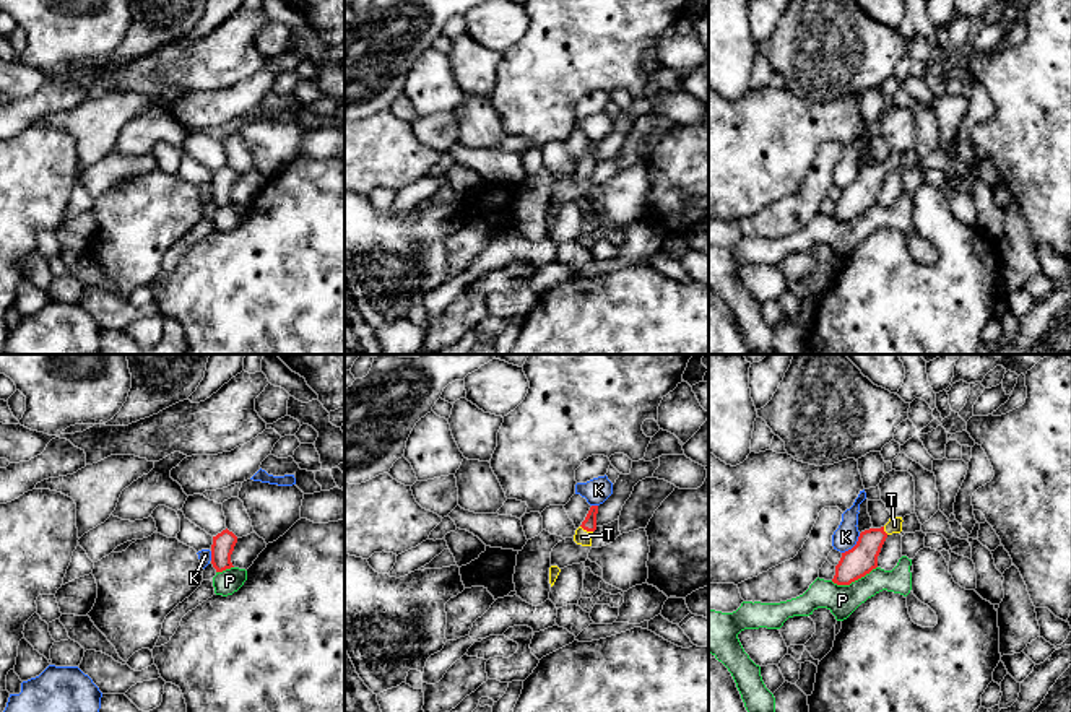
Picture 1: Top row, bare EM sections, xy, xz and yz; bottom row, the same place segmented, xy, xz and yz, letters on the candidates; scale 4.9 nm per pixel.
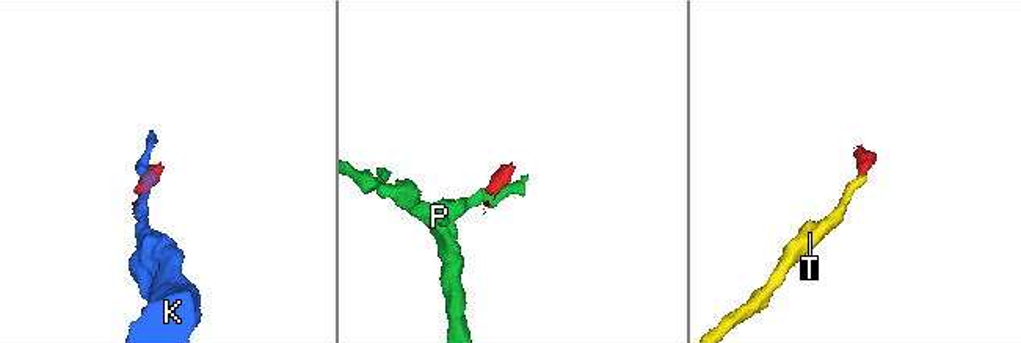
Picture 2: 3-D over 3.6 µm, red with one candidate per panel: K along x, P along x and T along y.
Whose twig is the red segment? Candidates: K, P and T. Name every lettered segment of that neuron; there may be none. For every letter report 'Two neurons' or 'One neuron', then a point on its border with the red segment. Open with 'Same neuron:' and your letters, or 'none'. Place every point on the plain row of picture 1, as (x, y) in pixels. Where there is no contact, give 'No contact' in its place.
Same neuron: T
K: Two neurons. Touches red at yz (855, 181)
P: Two neurons. Touches red at yz (854, 217)
T: One neuron. Touches red at xz (587, 166)

